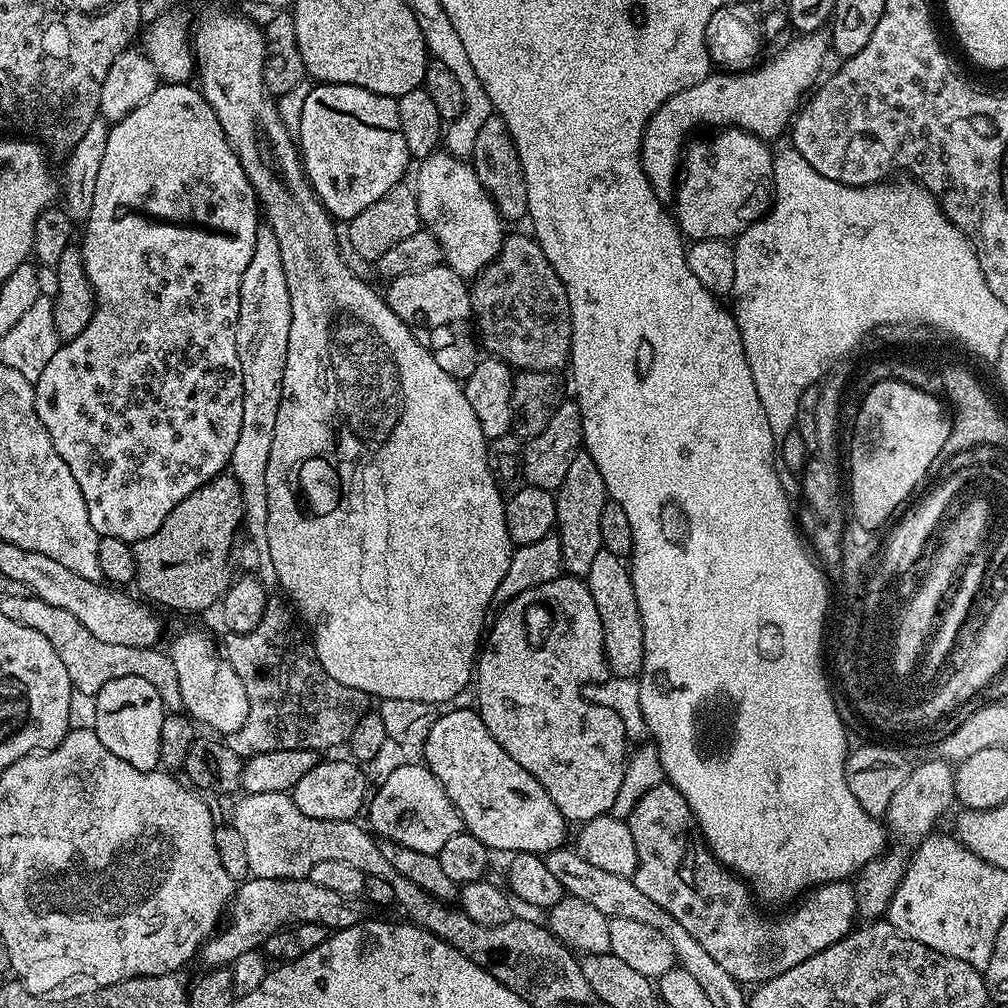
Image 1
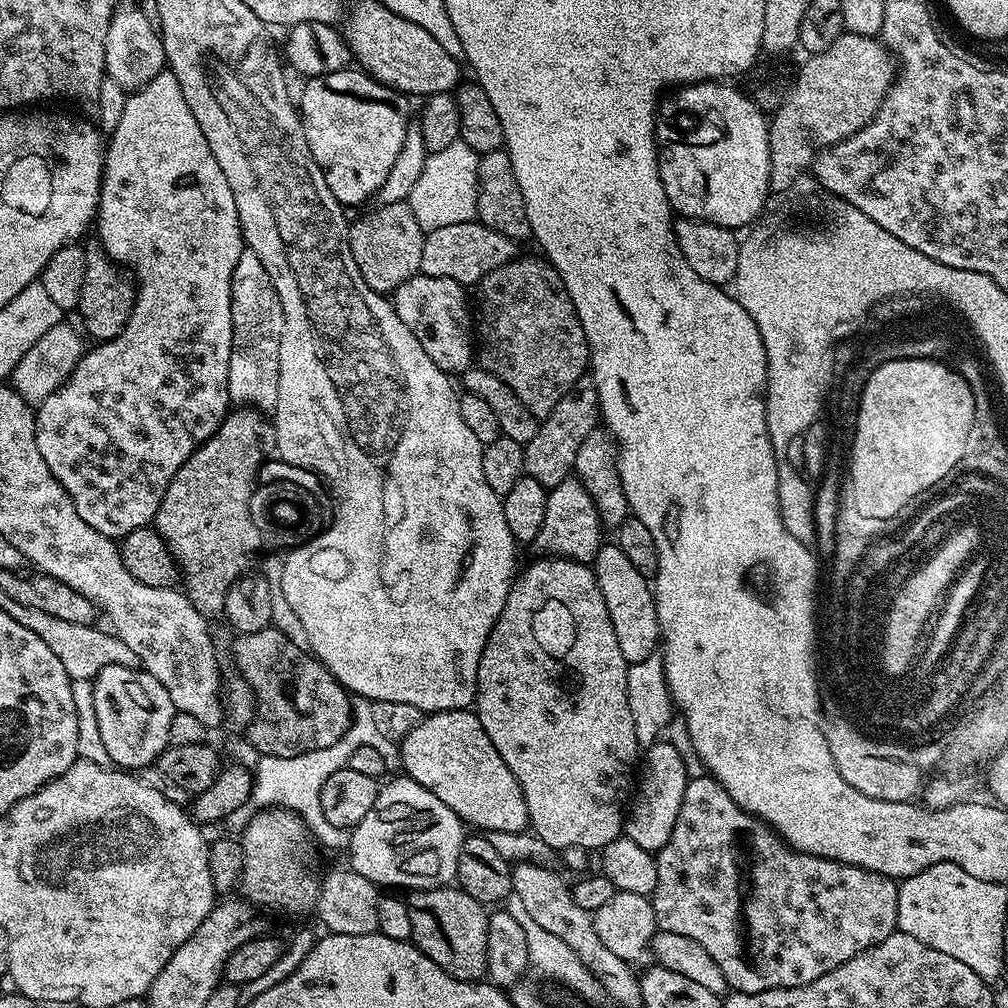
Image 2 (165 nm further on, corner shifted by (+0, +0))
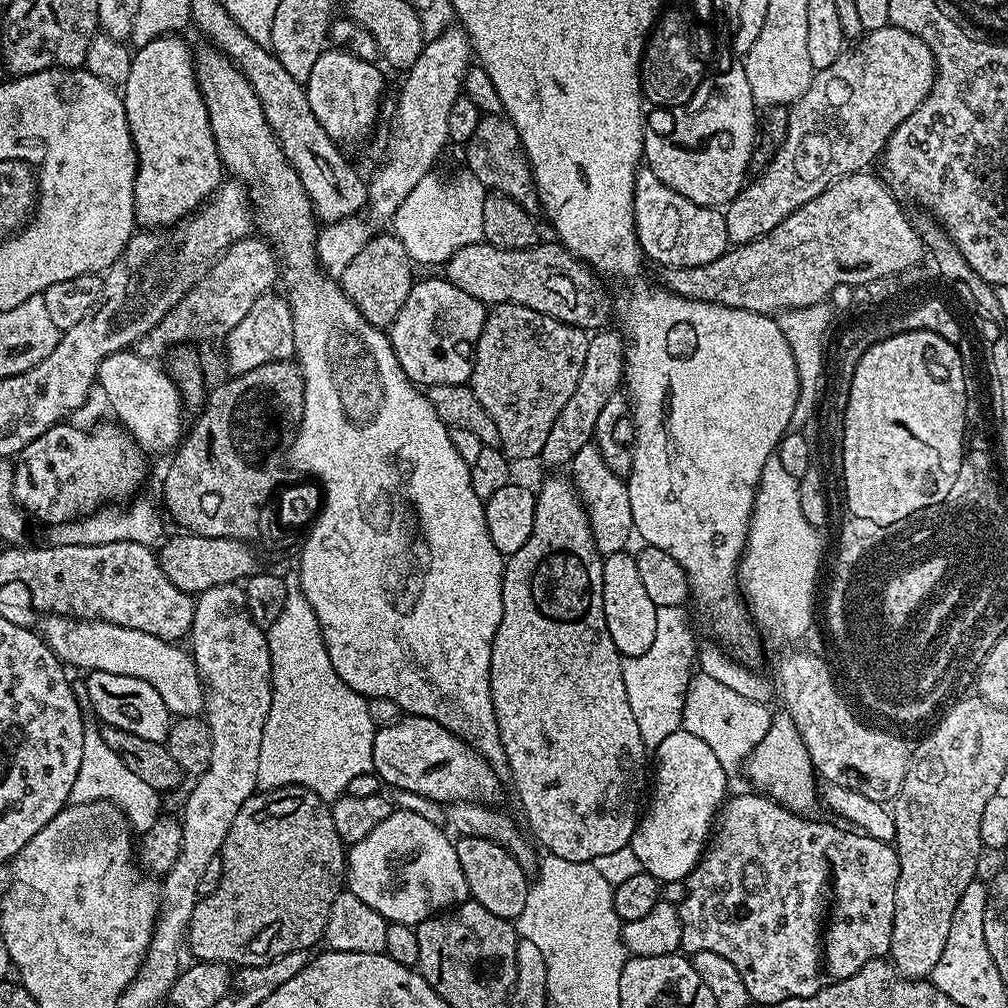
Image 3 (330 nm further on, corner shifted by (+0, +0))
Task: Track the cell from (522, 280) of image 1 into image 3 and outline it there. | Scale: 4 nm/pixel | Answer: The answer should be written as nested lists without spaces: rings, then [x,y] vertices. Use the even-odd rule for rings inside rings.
[[[498,304],[487,309],[482,334],[476,343],[476,357],[472,359],[470,387],[482,410],[494,418],[494,426],[498,426],[499,449],[509,461],[535,461],[539,457],[550,434],[550,426],[554,426],[554,418],[558,418],[562,406],[566,406],[570,394],[574,394],[574,386],[578,386],[589,339],[585,329],[538,314],[538,310],[526,306]]]

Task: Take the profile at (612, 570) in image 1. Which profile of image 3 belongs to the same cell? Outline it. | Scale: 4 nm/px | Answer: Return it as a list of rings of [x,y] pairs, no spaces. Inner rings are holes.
[[[631,551],[603,557],[602,570],[602,602],[606,610],[606,626],[610,630],[610,638],[614,638],[614,646],[621,657],[646,654],[654,643],[654,634],[658,630],[657,608],[650,598],[638,574],[638,562]]]

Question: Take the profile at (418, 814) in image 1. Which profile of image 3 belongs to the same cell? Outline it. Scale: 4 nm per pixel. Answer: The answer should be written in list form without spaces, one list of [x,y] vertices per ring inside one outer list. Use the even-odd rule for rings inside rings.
[[[394,810],[385,821],[374,826],[362,842],[351,845],[346,852],[346,888],[354,893],[370,910],[378,910],[389,924],[418,925],[457,904],[469,899],[466,874],[458,862],[455,843],[441,826],[428,822],[421,814]]]

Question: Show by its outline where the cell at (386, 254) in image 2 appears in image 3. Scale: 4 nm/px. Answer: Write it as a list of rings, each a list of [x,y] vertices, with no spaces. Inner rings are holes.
[[[373,234],[370,242],[358,250],[357,256],[346,266],[344,273],[338,277],[338,283],[352,299],[354,306],[376,328],[387,329],[398,318],[398,310],[402,310],[402,302],[406,302],[406,294],[410,294],[414,283],[414,265],[406,254],[406,246],[394,234],[380,236]]]

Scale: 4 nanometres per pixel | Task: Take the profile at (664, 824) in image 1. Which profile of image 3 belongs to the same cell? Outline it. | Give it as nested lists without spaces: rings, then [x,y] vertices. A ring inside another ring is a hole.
[[[755,790],[729,795],[719,813],[714,835],[699,864],[688,875],[686,898],[678,906],[682,922],[681,949],[691,954],[708,950],[710,954],[722,954],[742,974],[749,1001],[775,1006],[791,996],[813,996],[818,990],[827,988],[833,980],[845,980],[850,974],[858,974],[866,962],[878,960],[889,955],[892,946],[892,923],[894,922],[894,894],[899,878],[899,858],[895,847],[889,841],[866,836],[856,830],[836,824],[823,824],[820,820],[808,820],[807,815],[792,812],[776,800],[771,800]]]

